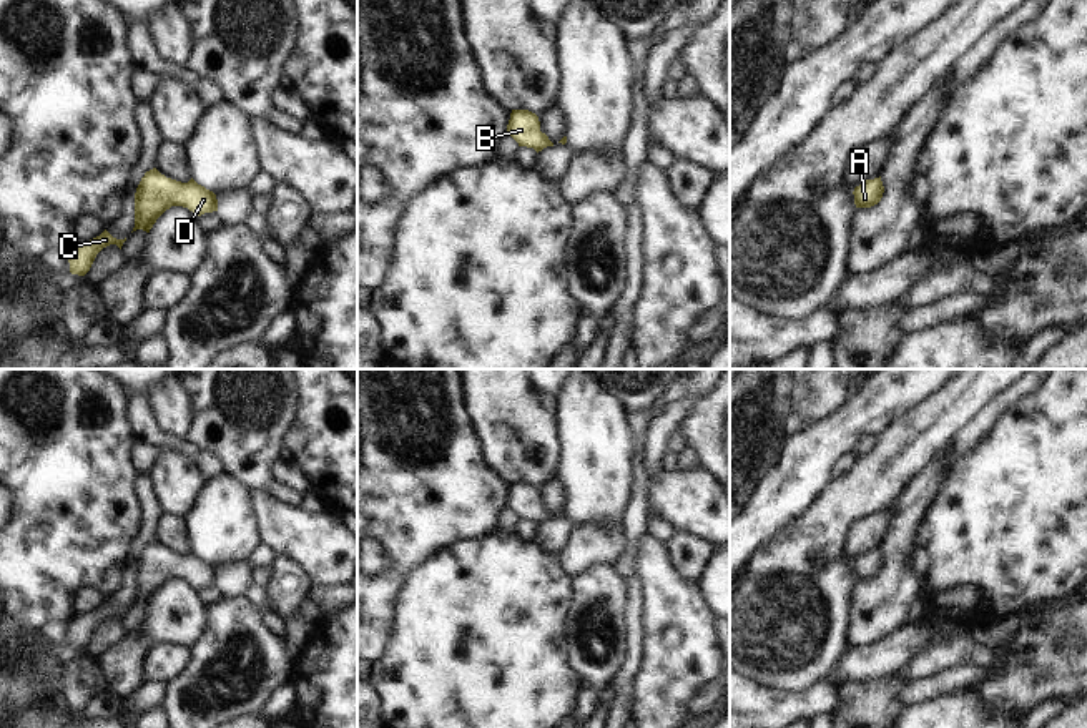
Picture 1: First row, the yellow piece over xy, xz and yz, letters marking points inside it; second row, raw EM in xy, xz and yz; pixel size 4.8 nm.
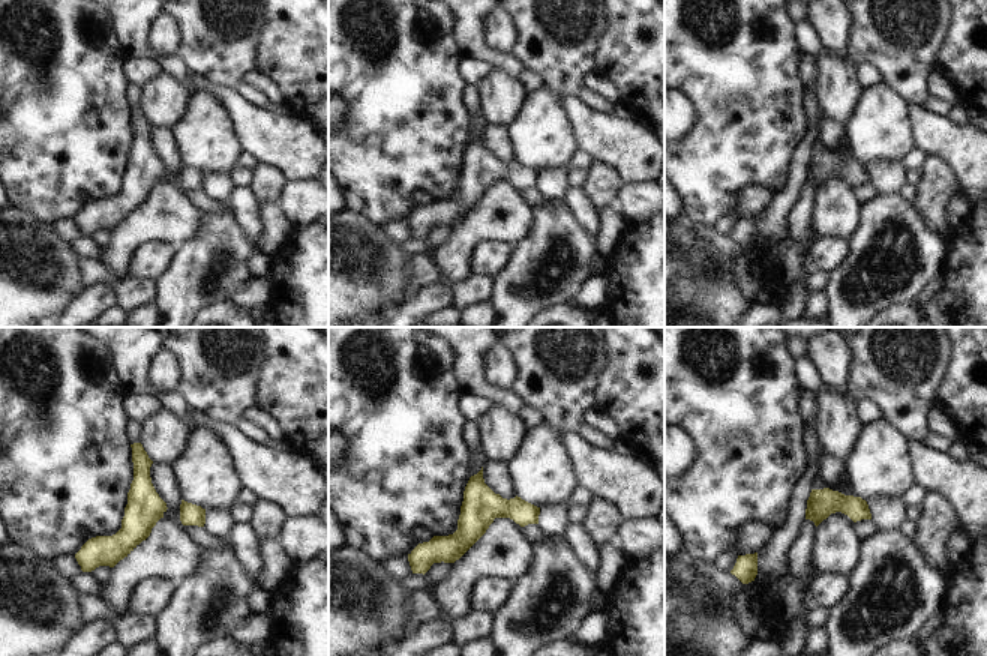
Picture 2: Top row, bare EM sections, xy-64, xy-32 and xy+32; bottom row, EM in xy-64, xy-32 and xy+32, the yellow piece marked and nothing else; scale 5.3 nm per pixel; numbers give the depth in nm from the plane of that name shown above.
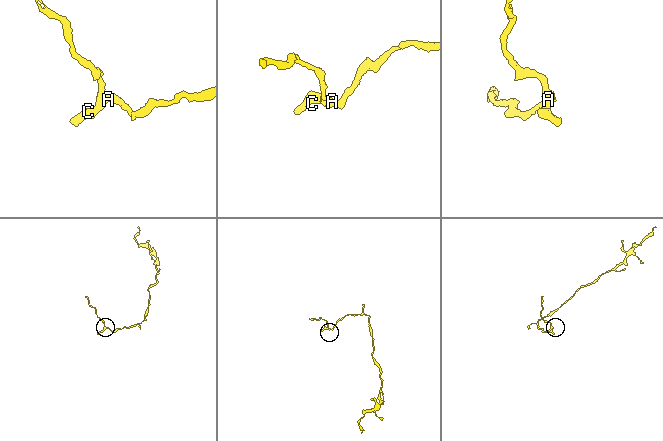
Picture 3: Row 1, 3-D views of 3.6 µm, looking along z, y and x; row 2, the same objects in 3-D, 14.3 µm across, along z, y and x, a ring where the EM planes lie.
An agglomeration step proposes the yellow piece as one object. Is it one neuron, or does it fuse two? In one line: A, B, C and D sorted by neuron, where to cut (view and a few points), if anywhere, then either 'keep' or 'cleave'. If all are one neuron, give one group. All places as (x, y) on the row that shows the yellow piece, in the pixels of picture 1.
A B C D; no cut; keep

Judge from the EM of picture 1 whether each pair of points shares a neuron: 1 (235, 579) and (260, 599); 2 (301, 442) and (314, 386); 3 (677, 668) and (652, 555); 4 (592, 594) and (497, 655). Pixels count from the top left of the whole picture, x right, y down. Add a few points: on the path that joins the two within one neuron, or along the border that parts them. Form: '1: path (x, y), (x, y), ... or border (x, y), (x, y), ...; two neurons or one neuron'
1: border (255, 587), (248, 595); two neurons
2: path (314, 429), (314, 399); one neuron
3: path (677, 640), (677, 614), (662, 584); one neuron
4: border (575, 579), (574, 609), (567, 630), (569, 644); two neurons

